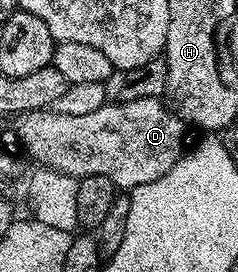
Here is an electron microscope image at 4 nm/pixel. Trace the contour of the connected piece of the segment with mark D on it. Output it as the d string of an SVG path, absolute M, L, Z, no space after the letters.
M160 98L136 99L126 103L106 101L102 107L95 109L95 113L87 113L83 117L63 115L55 109L27 111L16 120L17 139L22 149L34 159L34 164L42 168L58 171L75 180L96 175L107 177L107 181L111 181L118 189L132 189L151 181L159 181L159 177L163 177L163 173L171 173L171 169L186 154L187 124L177 116L176 110L161 102Z

